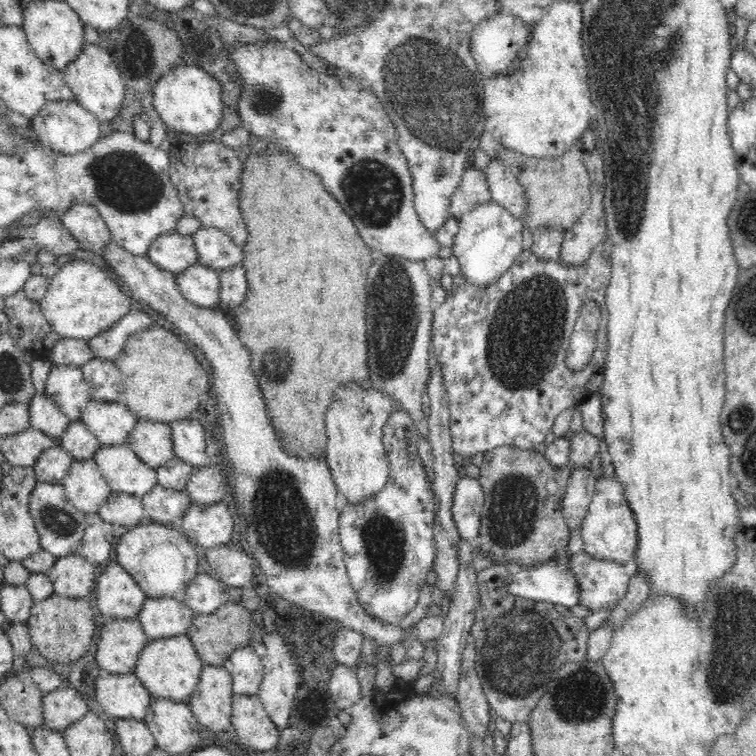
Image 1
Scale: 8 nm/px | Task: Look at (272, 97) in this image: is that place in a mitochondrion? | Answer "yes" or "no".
yes

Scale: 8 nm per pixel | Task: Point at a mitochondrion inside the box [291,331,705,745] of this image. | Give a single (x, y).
(513, 664)

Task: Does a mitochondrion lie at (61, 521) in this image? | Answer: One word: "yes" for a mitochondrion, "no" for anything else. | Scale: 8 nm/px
yes

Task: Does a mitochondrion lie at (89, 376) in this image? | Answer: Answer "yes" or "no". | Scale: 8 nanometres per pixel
no

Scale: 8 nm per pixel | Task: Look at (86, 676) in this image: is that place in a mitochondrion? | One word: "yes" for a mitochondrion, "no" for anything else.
no

